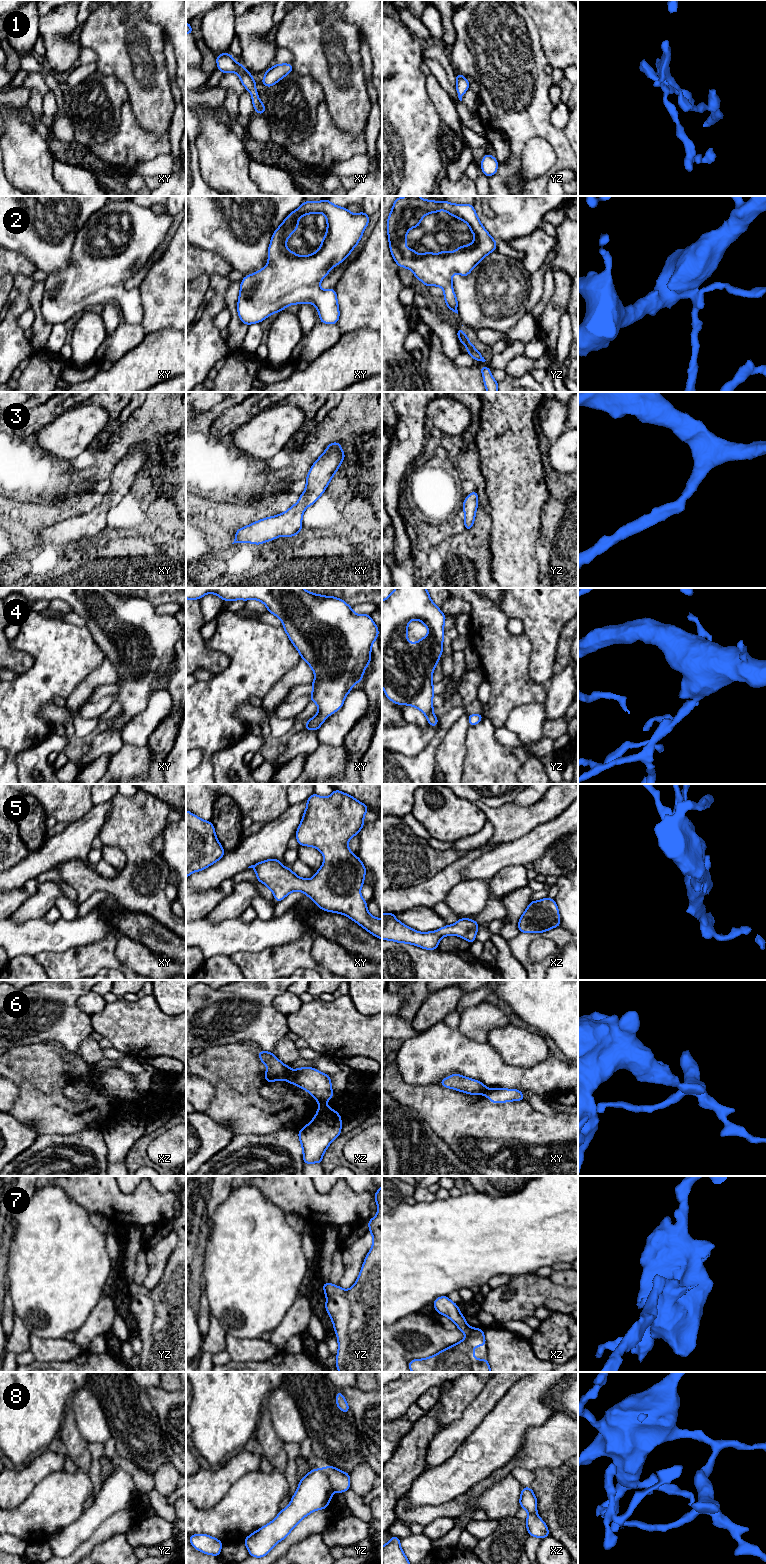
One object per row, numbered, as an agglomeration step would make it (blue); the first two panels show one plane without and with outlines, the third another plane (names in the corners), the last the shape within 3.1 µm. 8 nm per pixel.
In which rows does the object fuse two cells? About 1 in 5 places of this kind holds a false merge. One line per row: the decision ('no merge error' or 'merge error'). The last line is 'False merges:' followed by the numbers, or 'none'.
1: no merge error
2: no merge error
3: no merge error
4: no merge error
5: no merge error
6: merge error
7: no merge error
8: merge error
False merges: 6, 8

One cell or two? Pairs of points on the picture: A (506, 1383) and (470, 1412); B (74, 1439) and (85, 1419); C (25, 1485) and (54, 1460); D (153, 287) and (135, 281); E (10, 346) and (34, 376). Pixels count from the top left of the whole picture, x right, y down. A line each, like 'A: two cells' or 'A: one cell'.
A: one cell
B: two cells
C: one cell
D: two cells
E: two cells

